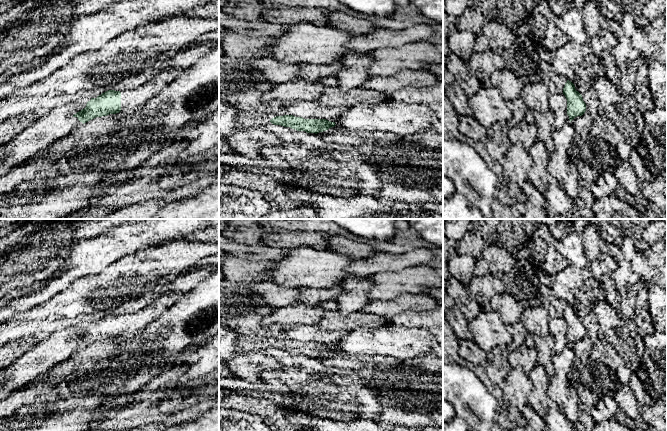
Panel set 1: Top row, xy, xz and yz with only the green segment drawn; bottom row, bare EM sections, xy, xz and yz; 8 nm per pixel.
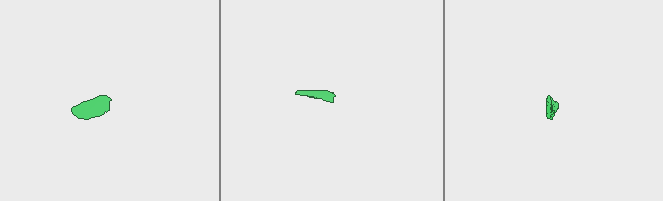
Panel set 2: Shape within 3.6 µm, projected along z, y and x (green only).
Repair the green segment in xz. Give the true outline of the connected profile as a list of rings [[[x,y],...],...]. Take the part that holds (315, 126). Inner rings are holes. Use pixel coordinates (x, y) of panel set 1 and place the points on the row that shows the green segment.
[[[238,109],[238,122],[242,127],[260,127],[262,125],[281,125],[297,131],[319,133],[336,126],[336,119],[304,119],[288,115],[286,112],[266,113],[262,111],[244,111]]]

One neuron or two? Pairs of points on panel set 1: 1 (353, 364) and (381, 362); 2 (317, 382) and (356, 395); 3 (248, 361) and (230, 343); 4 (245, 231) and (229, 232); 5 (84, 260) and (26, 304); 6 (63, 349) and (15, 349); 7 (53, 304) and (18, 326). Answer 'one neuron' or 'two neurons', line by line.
1: one neuron
2: one neuron
3: two neurons
4: one neuron
5: one neuron
6: two neurons
7: one neuron

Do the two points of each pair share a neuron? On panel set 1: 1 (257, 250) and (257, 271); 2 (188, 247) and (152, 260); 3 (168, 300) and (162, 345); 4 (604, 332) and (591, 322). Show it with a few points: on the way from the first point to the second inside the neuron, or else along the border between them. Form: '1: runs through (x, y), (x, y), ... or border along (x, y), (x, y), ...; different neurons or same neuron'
1: border along (234, 256), (265, 260), (267, 262); different neurons
2: runs through (179, 255), (161, 258); same neuron
3: border along (184, 293), (166, 309); different neurons
4: border along (592, 311), (598, 325), (597, 334); different neurons

